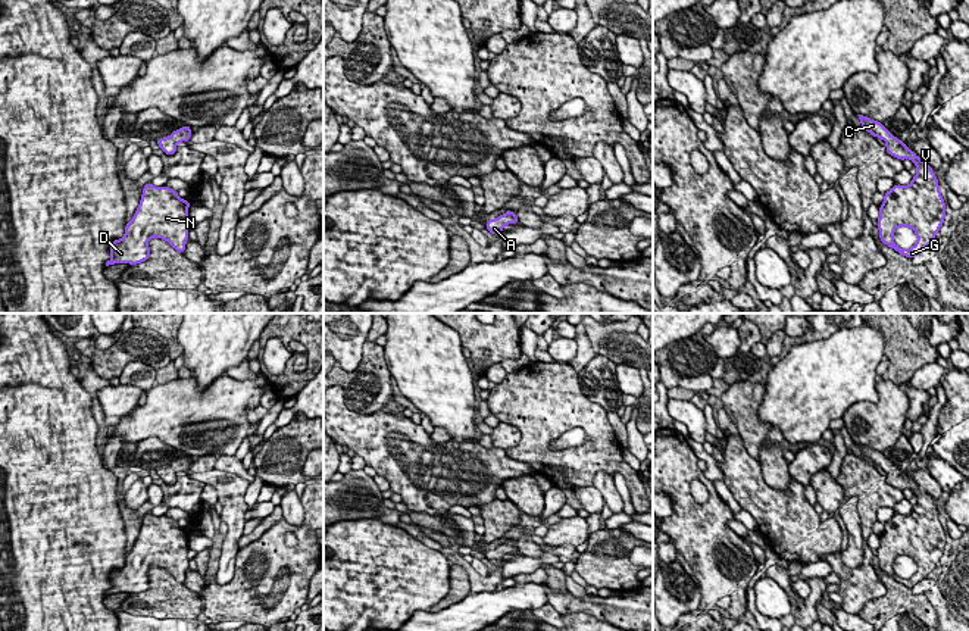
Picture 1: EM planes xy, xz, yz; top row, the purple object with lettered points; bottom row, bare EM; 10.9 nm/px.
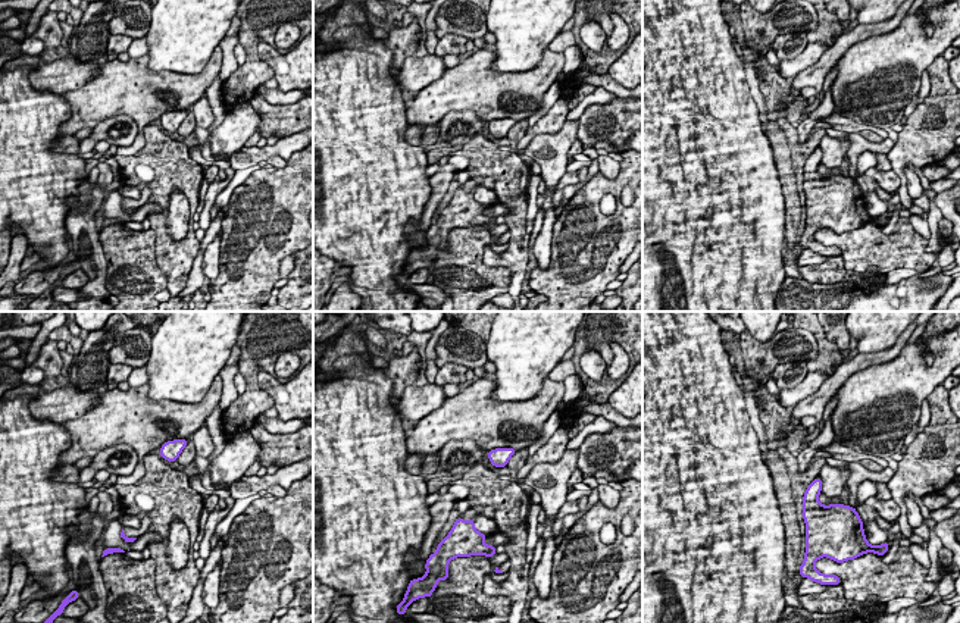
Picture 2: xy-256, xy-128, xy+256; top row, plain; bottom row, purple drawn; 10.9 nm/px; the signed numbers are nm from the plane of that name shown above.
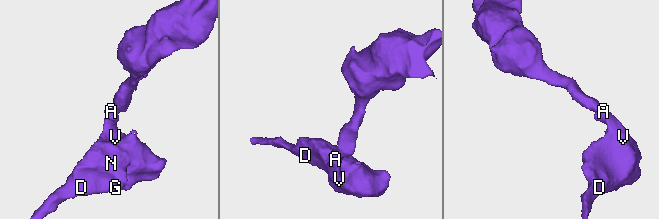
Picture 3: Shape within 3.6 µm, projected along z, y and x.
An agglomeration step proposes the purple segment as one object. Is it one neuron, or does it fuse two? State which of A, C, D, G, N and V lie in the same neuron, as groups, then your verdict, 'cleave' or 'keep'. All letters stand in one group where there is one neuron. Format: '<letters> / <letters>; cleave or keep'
A C D G N V; keep

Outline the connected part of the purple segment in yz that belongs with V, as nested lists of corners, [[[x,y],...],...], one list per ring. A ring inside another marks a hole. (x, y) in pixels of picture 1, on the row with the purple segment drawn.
[[[857,115],[862,126],[873,137],[882,138],[887,153],[904,160],[910,159],[918,168],[918,174],[909,185],[895,184],[884,194],[884,203],[879,206],[878,229],[879,240],[897,253],[912,259],[935,240],[945,218],[945,203],[940,193],[938,179],[932,168],[916,156],[900,138],[895,138],[882,122],[868,116]],[[898,227],[912,228],[918,241],[910,249],[900,249],[893,238]]]

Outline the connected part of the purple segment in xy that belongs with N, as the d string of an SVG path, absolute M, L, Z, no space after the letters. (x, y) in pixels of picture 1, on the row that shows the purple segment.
M147 182L143 187L140 204L125 227L125 235L110 243L112 259L106 262L106 266L146 262L150 257L151 237L163 238L178 253L184 253L190 232L188 207L190 202L182 200L178 191Z

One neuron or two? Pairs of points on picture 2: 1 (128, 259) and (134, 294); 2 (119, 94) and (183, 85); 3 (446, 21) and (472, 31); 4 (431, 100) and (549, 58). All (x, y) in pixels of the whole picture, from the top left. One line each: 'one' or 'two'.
1: one
2: one
3: one
4: one

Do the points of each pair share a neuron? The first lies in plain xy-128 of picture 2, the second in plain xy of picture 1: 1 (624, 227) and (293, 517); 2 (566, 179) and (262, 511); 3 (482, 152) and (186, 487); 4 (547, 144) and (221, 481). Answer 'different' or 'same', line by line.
1: different
2: same
3: same
4: same

